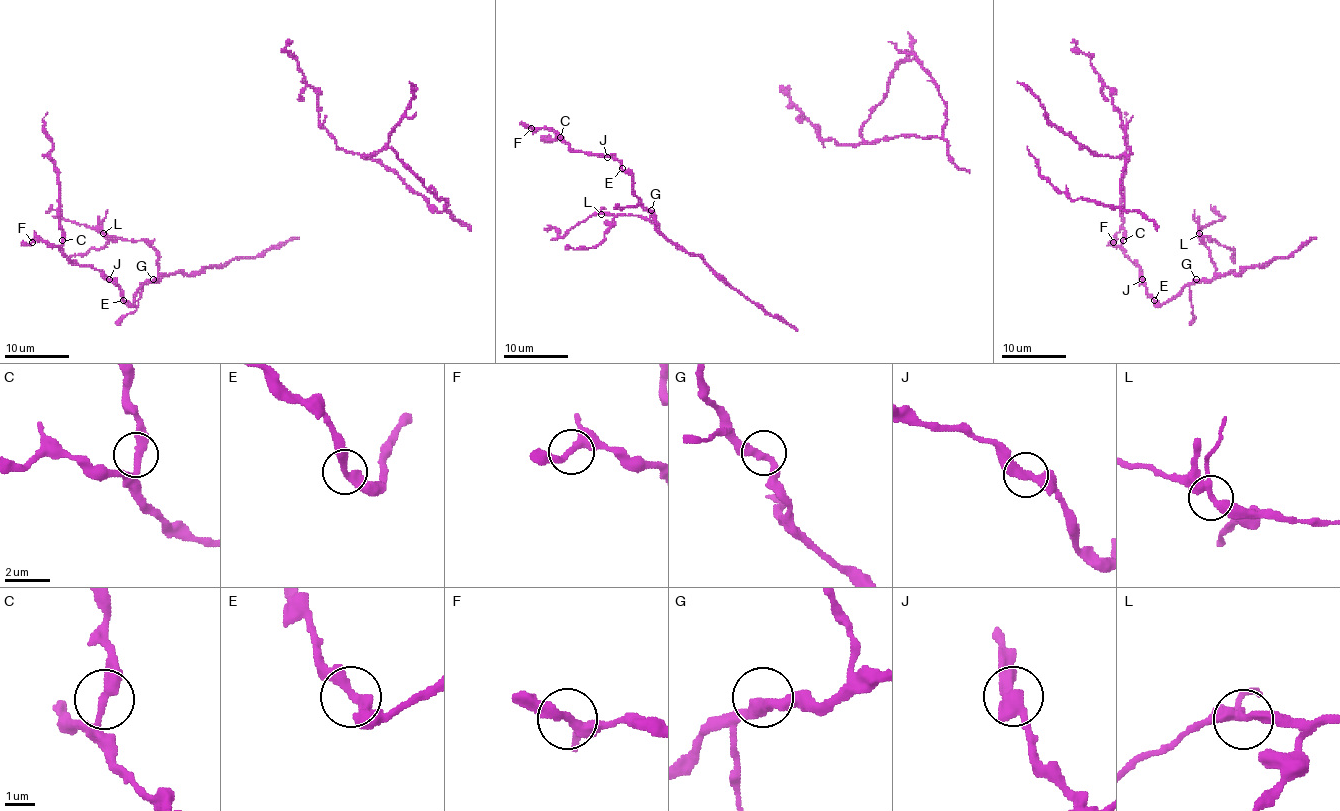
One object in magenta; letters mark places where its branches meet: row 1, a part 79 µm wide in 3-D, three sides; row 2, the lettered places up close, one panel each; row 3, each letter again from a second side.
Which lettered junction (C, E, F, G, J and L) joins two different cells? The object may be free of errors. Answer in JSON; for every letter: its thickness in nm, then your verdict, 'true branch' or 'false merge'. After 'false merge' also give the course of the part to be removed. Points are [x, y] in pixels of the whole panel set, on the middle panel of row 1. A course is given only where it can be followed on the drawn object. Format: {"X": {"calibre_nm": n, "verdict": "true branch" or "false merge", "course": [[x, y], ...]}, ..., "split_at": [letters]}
{"C": {"calibre_nm": 300, "verdict": "true branch"}, "E": {"calibre_nm": 320, "verdict": "true branch"}, "F": {"calibre_nm": 320, "verdict": "true branch"}, "G": {"calibre_nm": 360, "verdict": "true branch"}, "J": {"calibre_nm": 360, "verdict": "true branch"}, "L": {"calibre_nm": 340, "verdict": "false merge", "course": [[601, 214], [578, 222], [562, 236], [554, 228], [544, 230]]}, "split_at": ["L"]}

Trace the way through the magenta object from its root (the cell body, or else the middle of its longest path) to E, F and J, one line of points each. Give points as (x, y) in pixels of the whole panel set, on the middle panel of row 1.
E: (771, 314), (734, 290), (700, 256), (679, 249), (659, 230), (656, 217), (635, 194), (632, 175), (622, 168)
F: (771, 314), (700, 256), (679, 249), (617, 160), (573, 150), (555, 132), (531, 128)
J: (771, 314), (734, 290), (700, 256), (679, 249), (635, 194), (632, 175), (607, 157)

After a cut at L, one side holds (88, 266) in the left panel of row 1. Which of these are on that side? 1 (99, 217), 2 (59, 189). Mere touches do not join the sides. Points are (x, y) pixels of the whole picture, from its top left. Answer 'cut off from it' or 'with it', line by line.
1: cut off from it
2: with it

